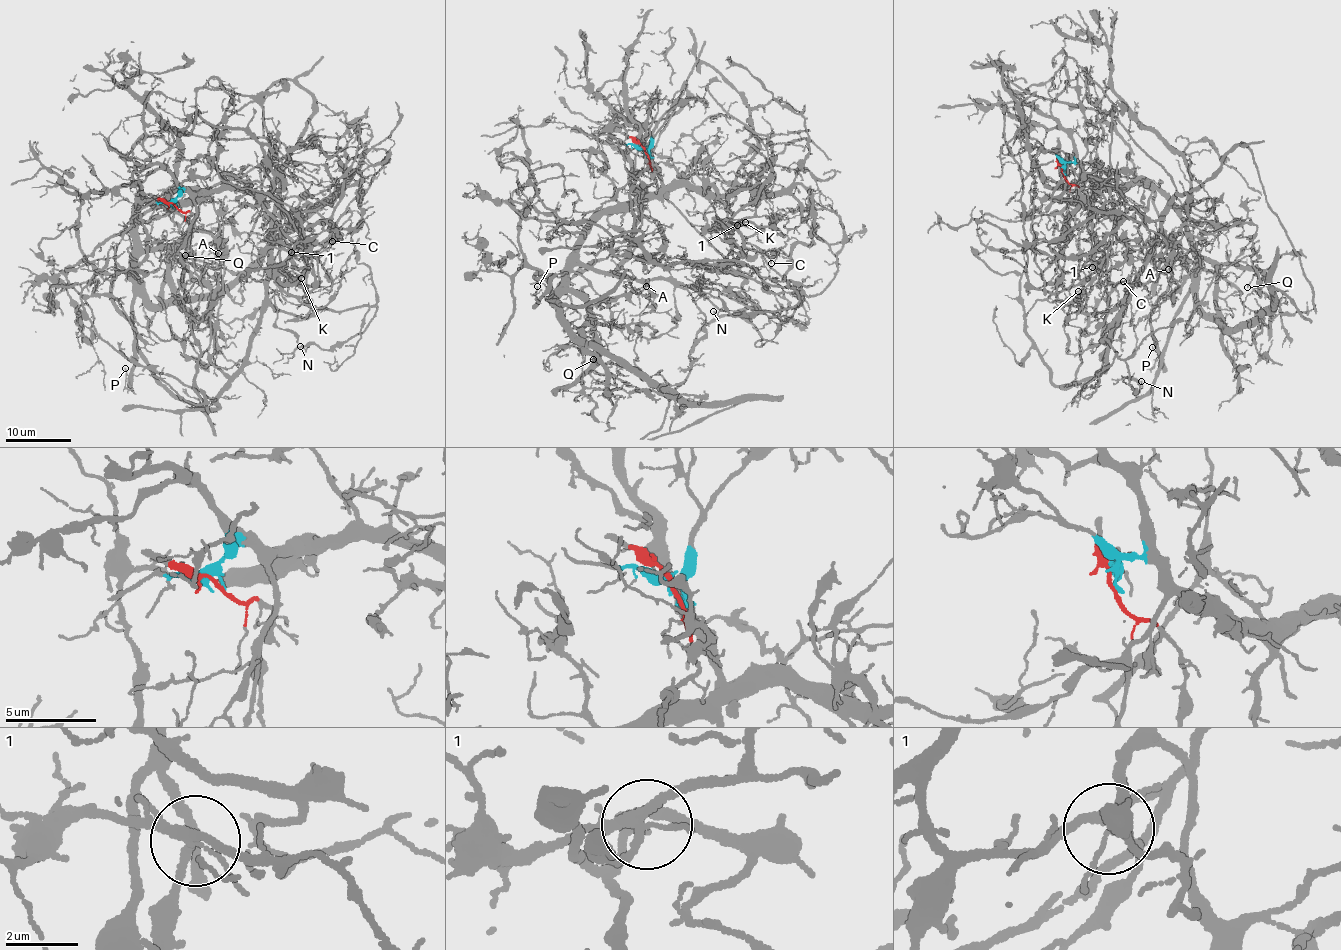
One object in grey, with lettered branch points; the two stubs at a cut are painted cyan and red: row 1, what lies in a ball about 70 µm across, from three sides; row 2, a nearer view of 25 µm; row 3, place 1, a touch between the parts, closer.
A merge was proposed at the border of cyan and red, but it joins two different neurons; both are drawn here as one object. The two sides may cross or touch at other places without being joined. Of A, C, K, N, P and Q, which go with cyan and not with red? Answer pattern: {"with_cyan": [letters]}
{"with_cyan": ["A", "C", "K", "P", "Q"]}

